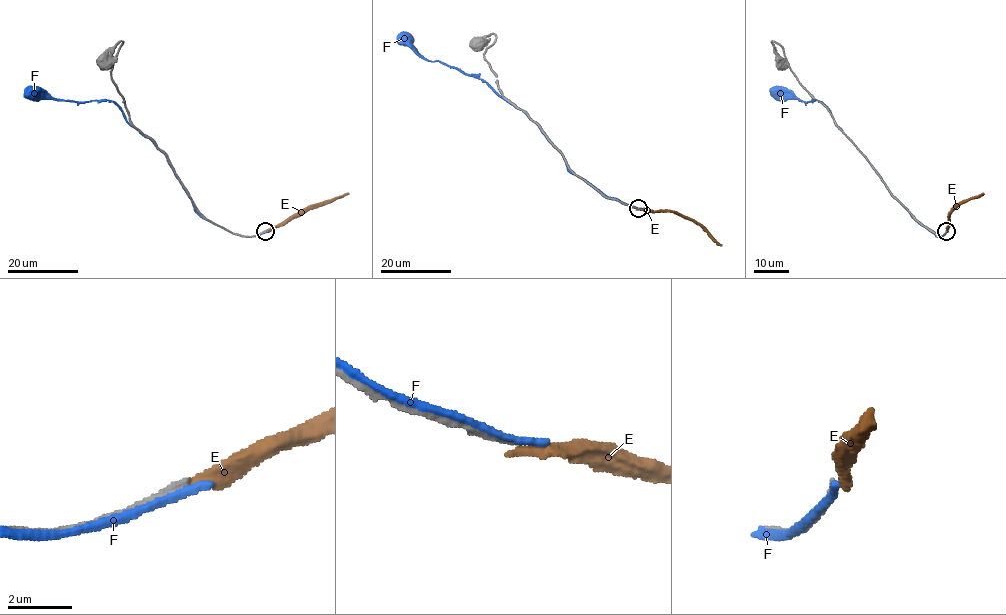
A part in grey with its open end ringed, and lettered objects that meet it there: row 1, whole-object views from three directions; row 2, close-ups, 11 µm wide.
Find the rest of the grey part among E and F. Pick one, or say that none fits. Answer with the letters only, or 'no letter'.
no letter

